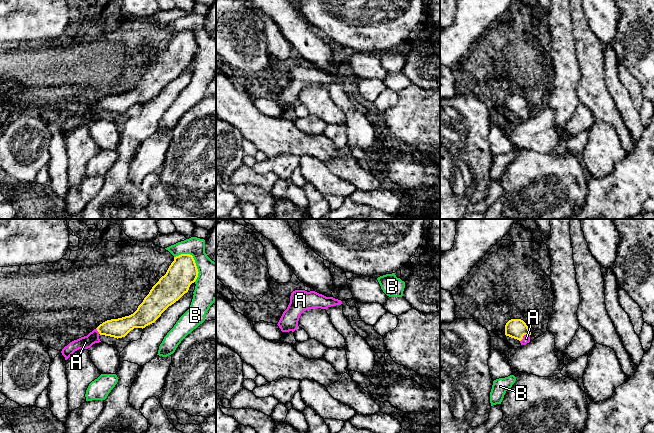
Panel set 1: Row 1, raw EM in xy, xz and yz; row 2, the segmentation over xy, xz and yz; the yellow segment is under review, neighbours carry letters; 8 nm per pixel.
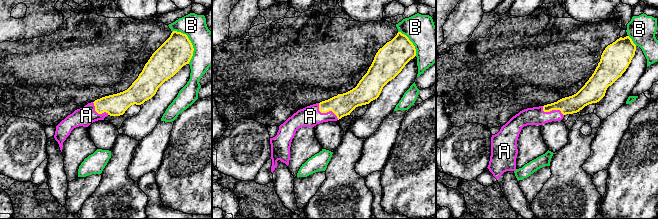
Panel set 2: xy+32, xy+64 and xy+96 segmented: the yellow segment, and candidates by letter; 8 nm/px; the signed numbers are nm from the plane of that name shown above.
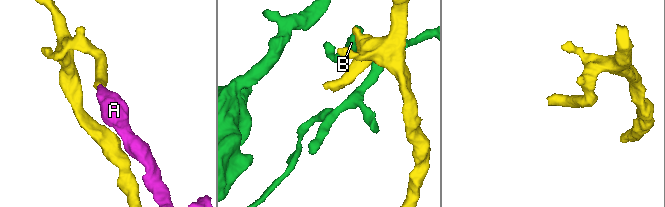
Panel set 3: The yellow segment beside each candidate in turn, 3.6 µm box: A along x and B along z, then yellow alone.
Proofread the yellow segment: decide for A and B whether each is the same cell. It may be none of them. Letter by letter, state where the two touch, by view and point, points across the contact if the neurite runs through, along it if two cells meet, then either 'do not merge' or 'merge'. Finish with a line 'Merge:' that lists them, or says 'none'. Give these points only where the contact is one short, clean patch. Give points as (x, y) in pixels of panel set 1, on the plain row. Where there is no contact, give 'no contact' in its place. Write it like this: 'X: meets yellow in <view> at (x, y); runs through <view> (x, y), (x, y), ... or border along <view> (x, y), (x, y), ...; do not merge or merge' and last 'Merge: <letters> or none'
A: meets yellow in yz at (523, 111); runs through yz (515, 104), (523, 111), (526, 114); merge
B: meets yellow in xy at (194, 36); do not merge
Merge: A

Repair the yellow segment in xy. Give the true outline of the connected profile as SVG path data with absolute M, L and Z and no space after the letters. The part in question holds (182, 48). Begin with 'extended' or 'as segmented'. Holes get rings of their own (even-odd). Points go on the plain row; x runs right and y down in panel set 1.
extended; M190 30L174 33L166 50L152 63L149 70L138 82L137 86L118 95L111 95L100 100L87 112L70 118L61 129L67 136L75 127L88 125L93 120L101 118L100 111L114 114L125 113L134 104L145 104L154 99L161 90L178 77L198 53L195 36Z

